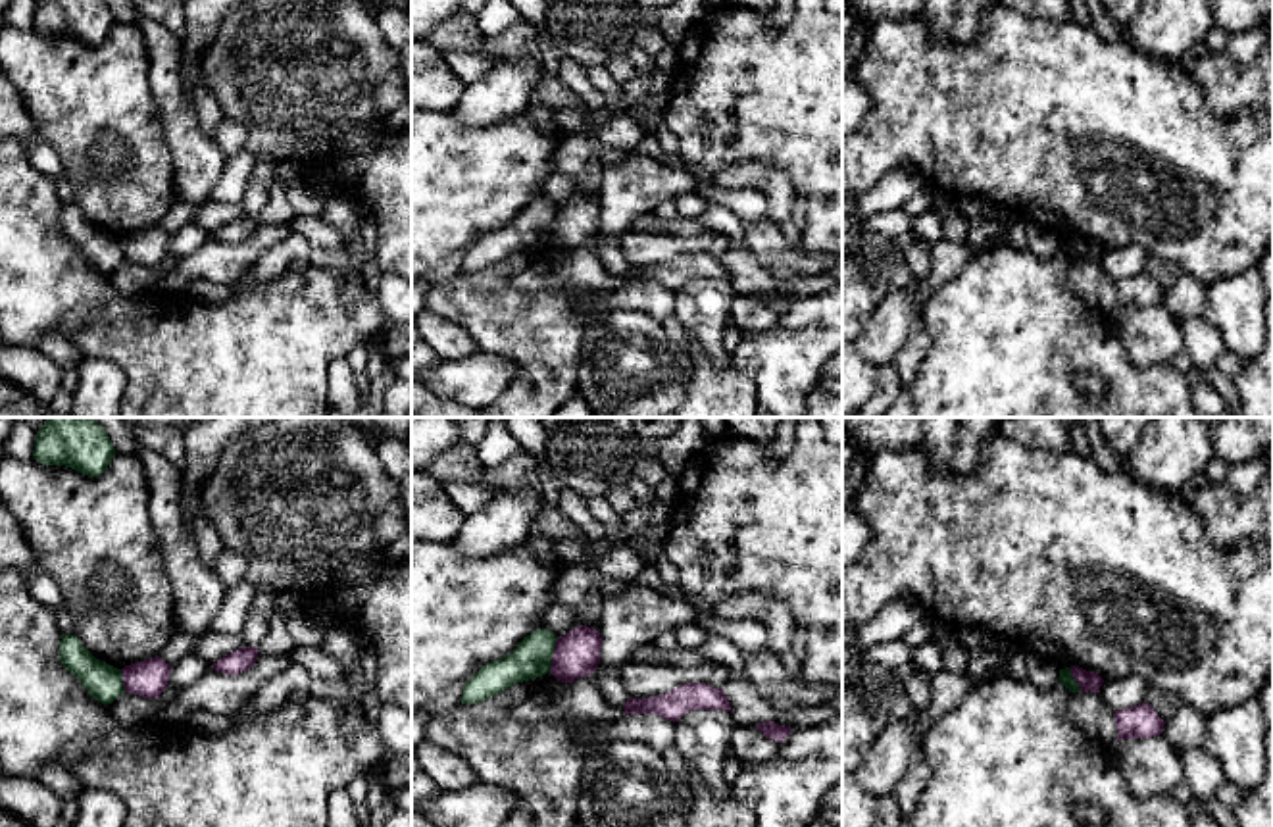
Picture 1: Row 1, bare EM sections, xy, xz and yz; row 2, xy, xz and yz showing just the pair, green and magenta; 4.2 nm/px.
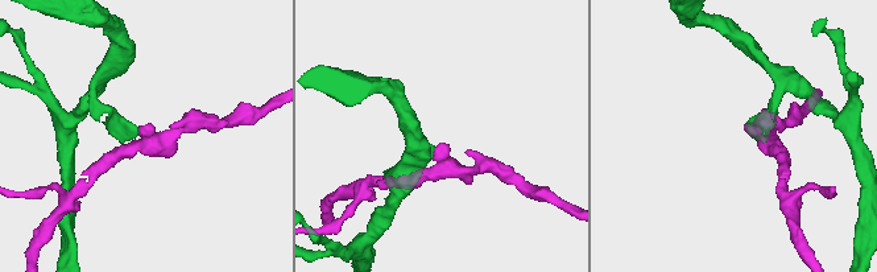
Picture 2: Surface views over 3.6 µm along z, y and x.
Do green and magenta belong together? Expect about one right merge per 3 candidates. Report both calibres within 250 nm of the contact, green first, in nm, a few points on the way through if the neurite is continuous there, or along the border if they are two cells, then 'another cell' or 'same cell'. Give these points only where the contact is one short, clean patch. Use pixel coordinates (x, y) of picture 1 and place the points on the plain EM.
160/190 nm | along xz (558, 206), (549, 239) | another cell

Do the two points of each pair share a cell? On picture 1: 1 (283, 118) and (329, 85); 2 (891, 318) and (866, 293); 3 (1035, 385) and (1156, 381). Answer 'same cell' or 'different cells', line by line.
1: same cell
2: different cells
3: same cell

